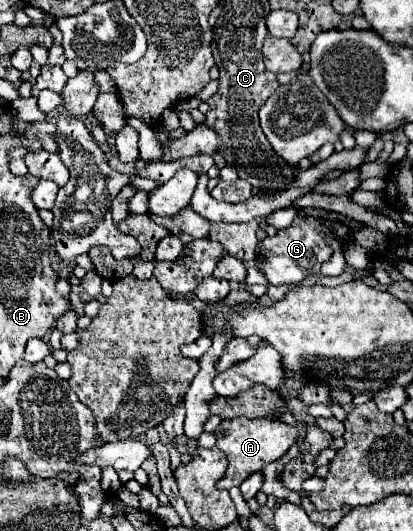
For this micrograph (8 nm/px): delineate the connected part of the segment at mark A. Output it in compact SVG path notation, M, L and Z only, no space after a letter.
M233 418L233 420L223 420L217 430L217 448L227 454L229 466L225 470L225 476L217 482L219 488L233 488L239 486L249 474L259 472L265 464L279 460L295 442L297 442L297 428L289 426L279 420L269 420L269 418Z

